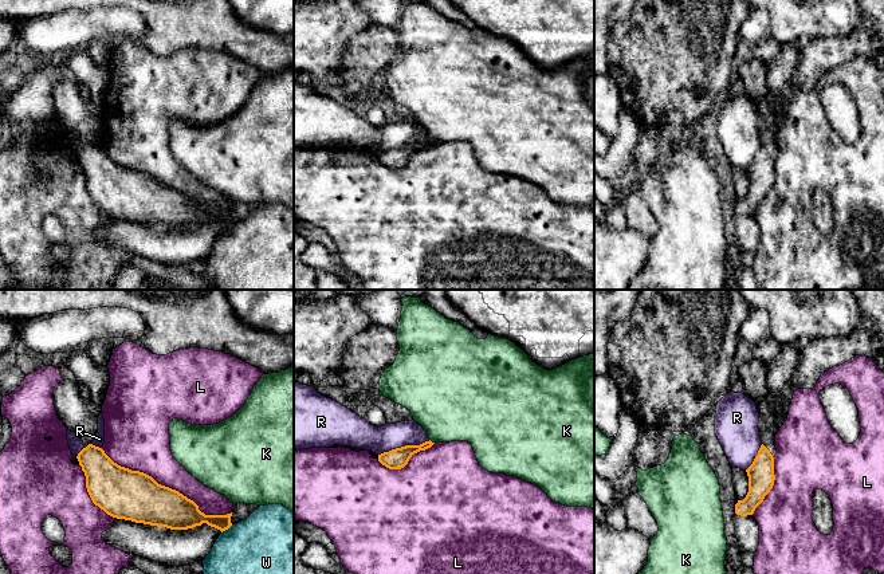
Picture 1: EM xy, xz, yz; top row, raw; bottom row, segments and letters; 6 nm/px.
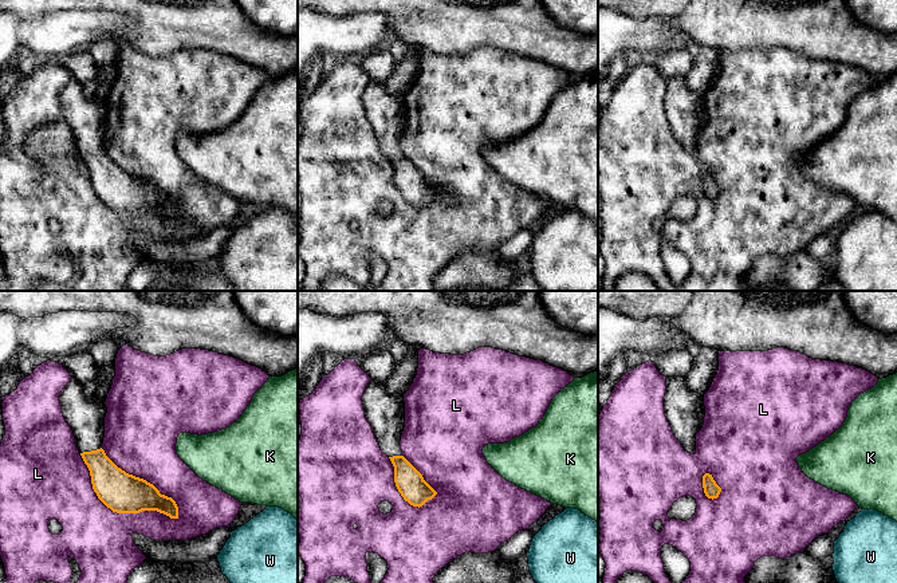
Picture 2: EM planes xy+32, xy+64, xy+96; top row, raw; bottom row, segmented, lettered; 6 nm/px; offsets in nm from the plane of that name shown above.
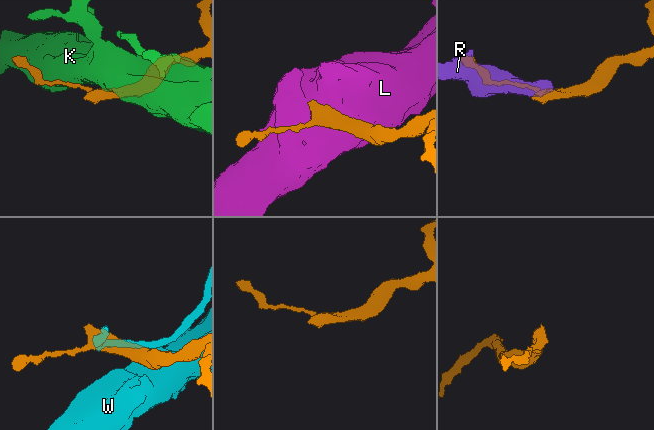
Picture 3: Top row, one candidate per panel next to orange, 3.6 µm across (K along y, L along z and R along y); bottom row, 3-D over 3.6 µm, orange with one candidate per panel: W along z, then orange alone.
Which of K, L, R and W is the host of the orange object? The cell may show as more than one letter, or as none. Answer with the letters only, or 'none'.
none

